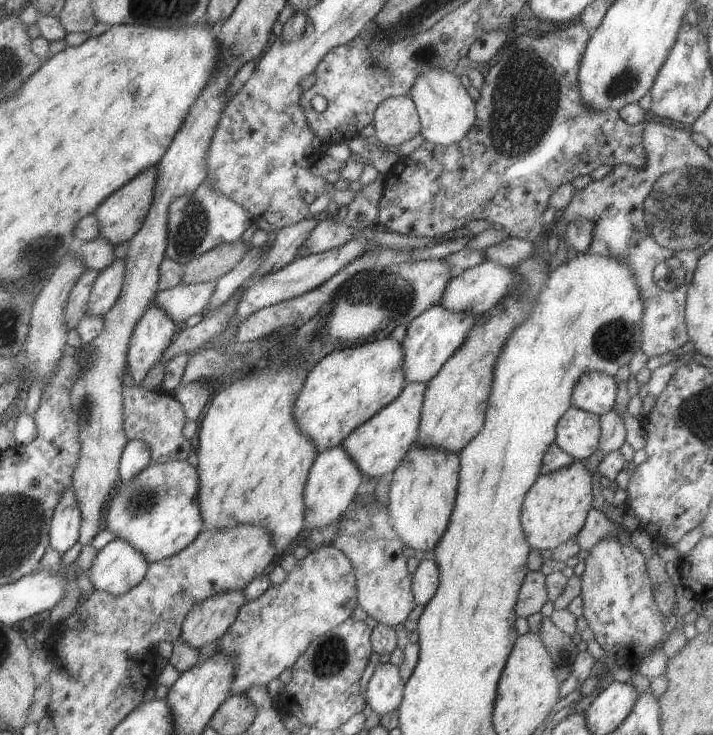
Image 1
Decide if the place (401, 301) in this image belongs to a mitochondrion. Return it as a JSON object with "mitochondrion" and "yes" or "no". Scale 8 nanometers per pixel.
{"mitochondrion":"yes"}

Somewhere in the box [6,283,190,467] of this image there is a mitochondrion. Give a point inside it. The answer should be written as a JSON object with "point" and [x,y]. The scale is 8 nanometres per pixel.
{"point":[87,402]}

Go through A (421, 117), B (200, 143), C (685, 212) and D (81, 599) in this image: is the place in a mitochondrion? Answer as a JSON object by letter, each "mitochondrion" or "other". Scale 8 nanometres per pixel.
{"A":"other","B":"other","C":"mitochondrion","D":"other"}

